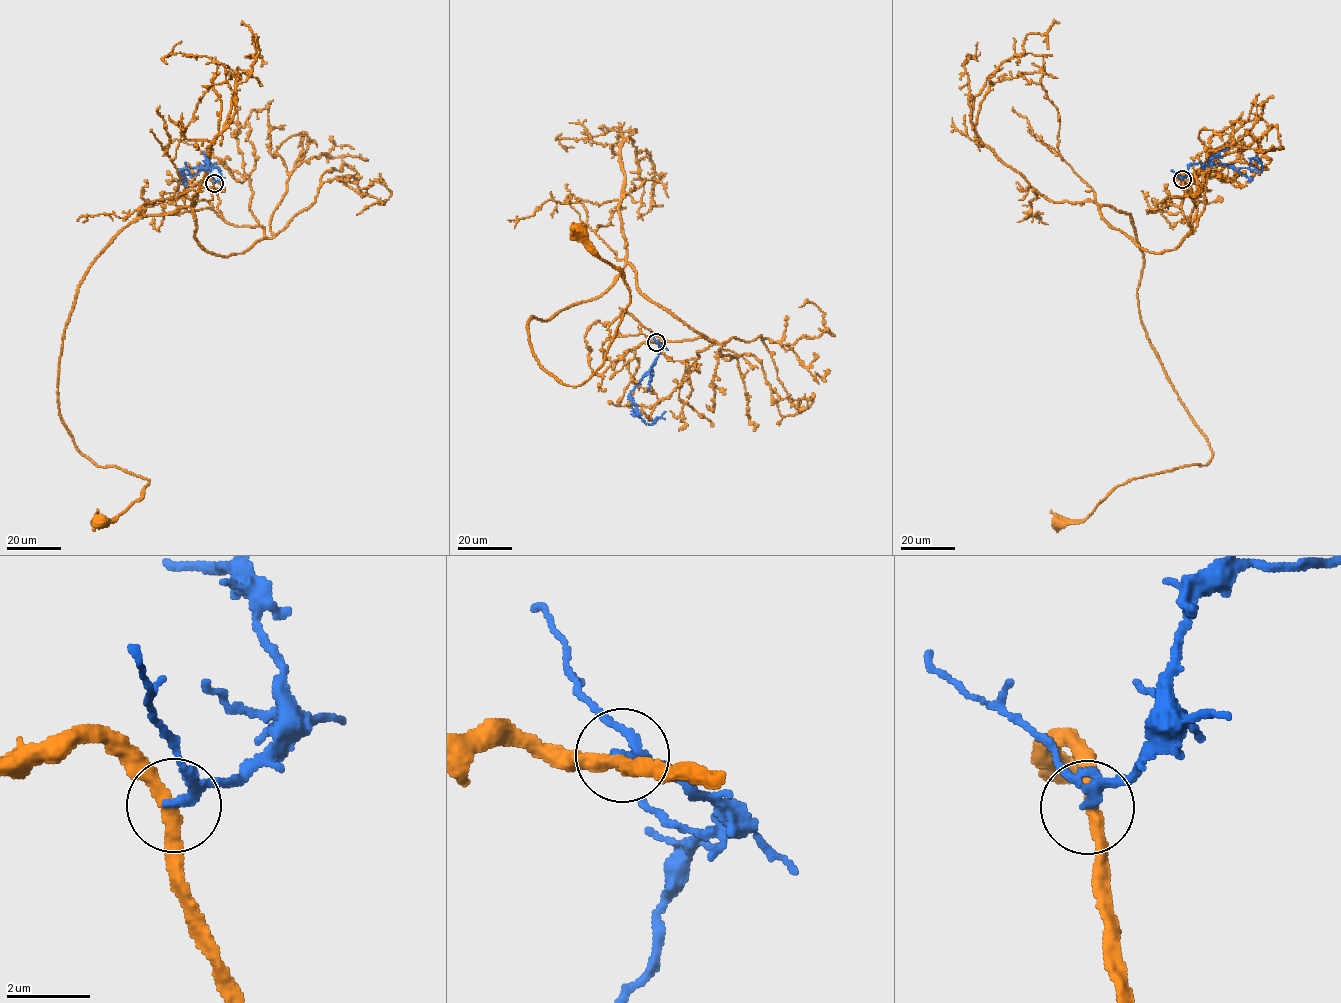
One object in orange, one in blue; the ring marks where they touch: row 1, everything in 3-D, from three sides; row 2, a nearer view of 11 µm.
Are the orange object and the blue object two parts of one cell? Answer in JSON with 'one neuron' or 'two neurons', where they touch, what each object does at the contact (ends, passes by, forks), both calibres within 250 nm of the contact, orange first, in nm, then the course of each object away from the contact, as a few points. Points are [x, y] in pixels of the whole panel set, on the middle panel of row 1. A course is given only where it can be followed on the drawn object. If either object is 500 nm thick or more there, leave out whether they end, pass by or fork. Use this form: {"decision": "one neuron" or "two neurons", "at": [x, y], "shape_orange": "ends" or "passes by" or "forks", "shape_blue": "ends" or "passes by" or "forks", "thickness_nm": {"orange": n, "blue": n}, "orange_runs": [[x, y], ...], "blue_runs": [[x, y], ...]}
{"decision": "two neurons", "at": [656, 342], "shape_orange": "passes by", "shape_blue": "passes by", "thickness_nm": {"orange": 320, "blue": 190}, "orange_runs": [[656, 342], [714, 343], [627, 264], [603, 293], [533, 316], [539, 364], [581, 385], [630, 301], [578, 227]], "blue_runs": [[656, 342], [662, 345], [659, 356], [630, 395], [633, 412], [646, 423], [651, 424], [666, 411]]}

